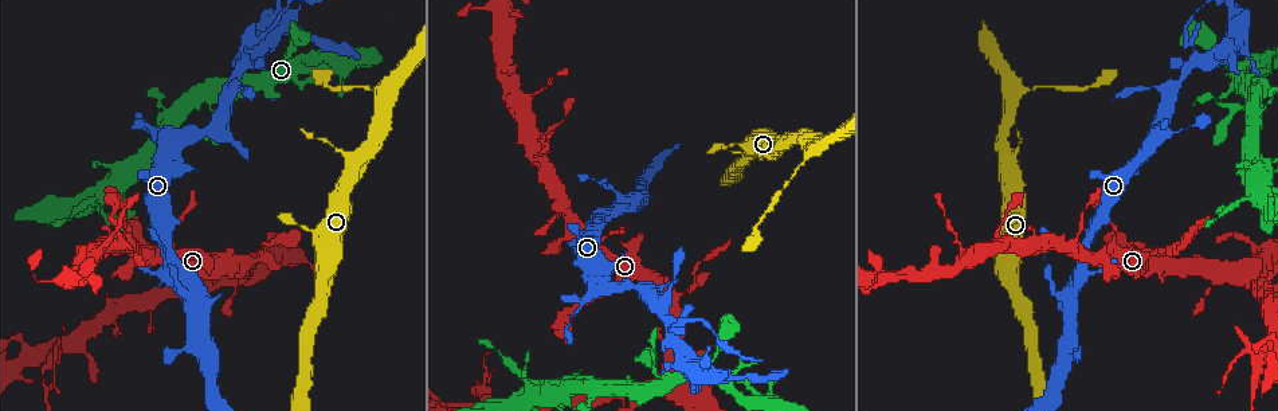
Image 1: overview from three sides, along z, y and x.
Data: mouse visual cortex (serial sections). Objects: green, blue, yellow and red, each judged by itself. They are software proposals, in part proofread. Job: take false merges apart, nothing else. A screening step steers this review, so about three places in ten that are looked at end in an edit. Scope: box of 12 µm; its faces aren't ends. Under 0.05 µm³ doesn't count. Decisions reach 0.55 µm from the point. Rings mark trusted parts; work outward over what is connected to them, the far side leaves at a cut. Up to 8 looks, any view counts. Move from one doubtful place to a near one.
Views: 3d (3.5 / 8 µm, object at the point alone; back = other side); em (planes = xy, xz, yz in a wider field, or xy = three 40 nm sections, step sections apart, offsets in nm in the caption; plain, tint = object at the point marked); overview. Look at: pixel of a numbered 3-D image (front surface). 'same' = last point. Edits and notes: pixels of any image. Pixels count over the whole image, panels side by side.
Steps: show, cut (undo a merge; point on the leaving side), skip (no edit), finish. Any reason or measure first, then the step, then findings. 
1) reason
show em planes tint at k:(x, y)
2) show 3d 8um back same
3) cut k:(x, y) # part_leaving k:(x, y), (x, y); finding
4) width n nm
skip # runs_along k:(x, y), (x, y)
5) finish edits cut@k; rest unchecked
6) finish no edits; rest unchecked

three arms meet
show 3d 3.5um at 1:(674, 337)

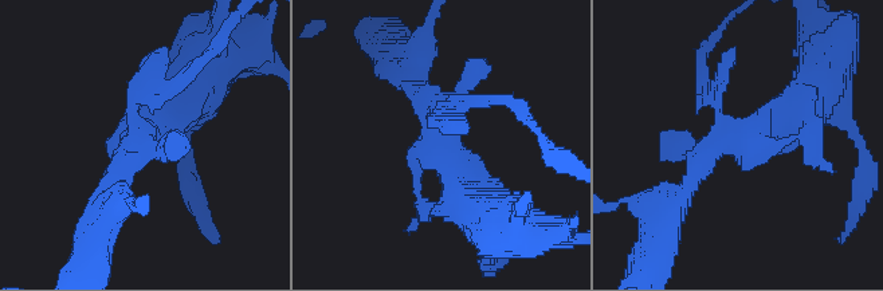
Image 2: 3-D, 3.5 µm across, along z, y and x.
shape alone is not enough
show em planes plain at 2:(139, 139)

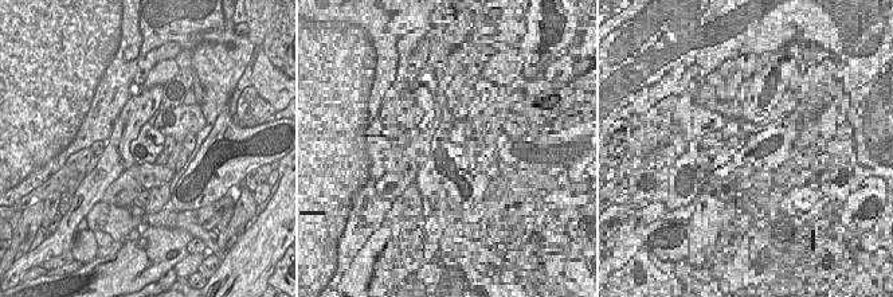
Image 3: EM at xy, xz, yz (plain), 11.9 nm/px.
show em planes tint same

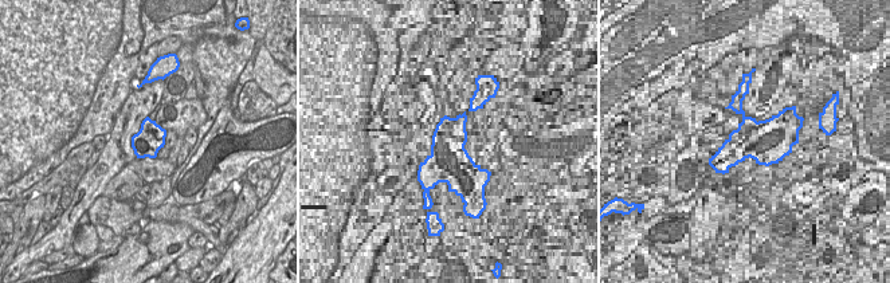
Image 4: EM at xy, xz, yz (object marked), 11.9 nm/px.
skip # runs_along 2:(681, 195), (714, 145), (808, 103); one cell here

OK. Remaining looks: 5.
narrows sharply
show 3d 3.5um at 1:(365, 89)

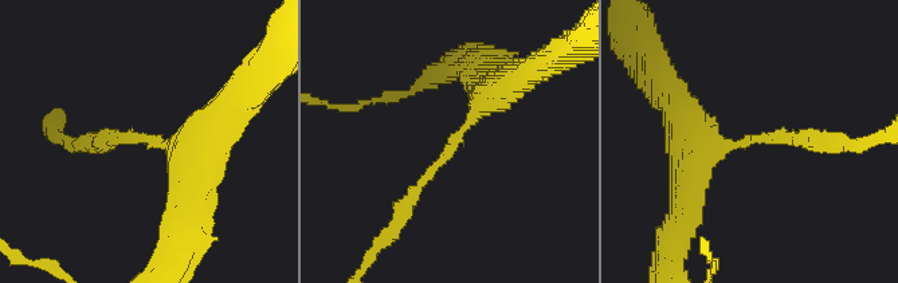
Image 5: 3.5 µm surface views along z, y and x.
need the tissue
show em xy step 1 tint at 5:(450, 147)

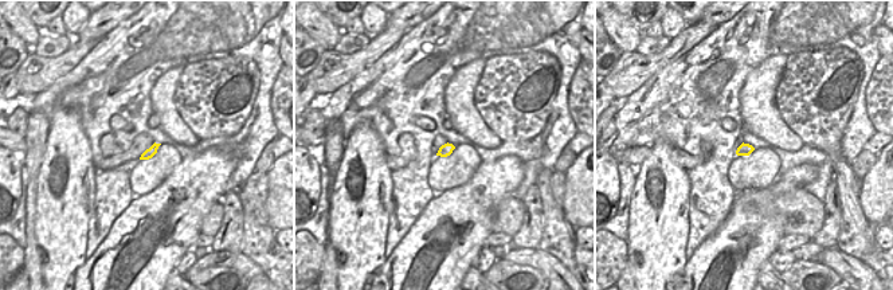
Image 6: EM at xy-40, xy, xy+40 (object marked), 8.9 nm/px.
another direction
show em xy step 5 tint same

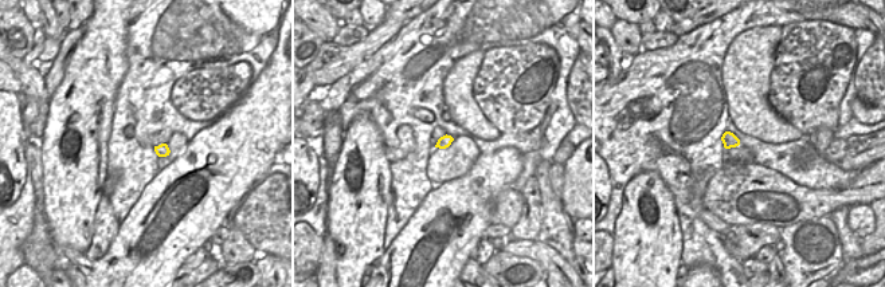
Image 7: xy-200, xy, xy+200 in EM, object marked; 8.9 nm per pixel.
arm_widths 150, 300 nm
skip # runs_along 5:(486, 87), (470, 125), (400, 213); continuous, no second cell

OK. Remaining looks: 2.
three-way junction
show 3d 3.5um back at 1:(1260, 356)

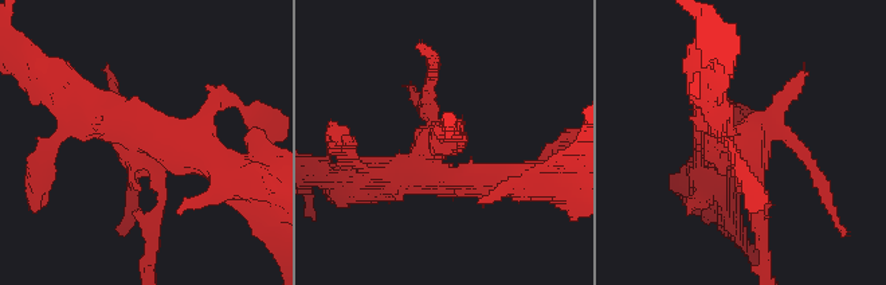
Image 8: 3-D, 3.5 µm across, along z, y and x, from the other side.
need the tissue
show em xy step 3 tint at 8:(443, 148)

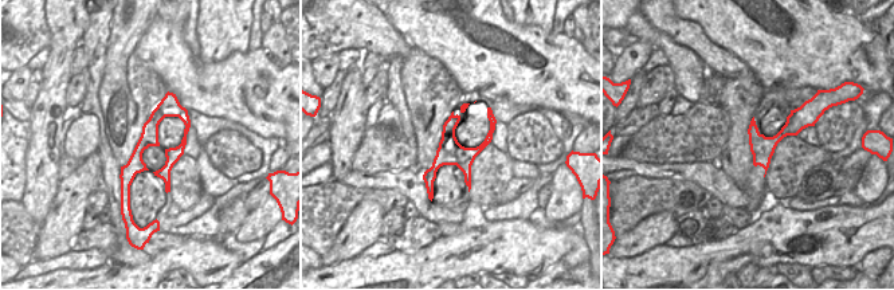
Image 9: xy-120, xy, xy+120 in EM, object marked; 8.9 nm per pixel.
width 240 nm
skip # runs_along 8:(710, 106), (725, 147), (783, 135), (811, 164); continuous, no second cell

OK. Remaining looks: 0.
finish no edits; rest unchecked

